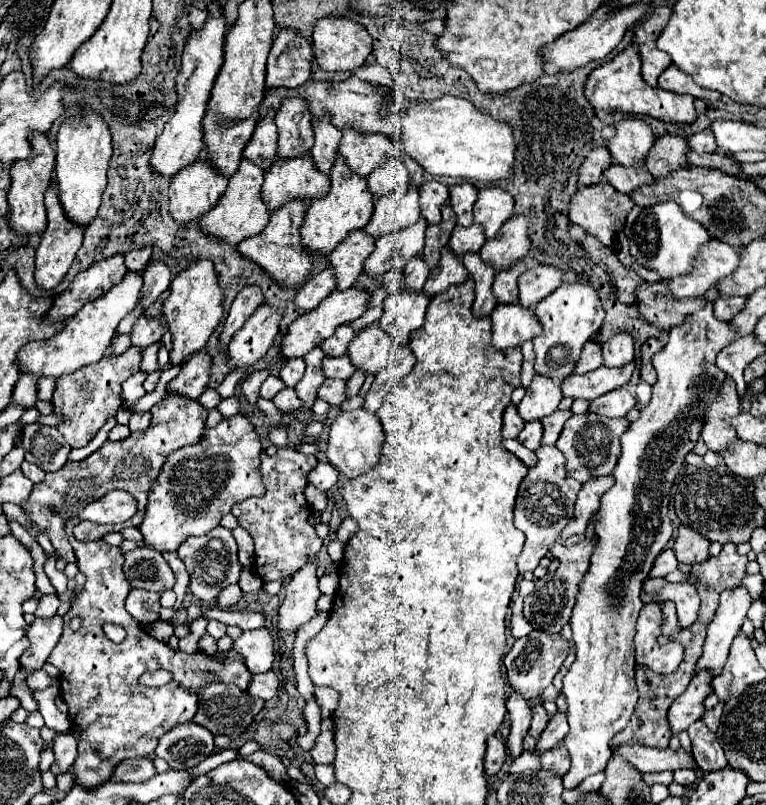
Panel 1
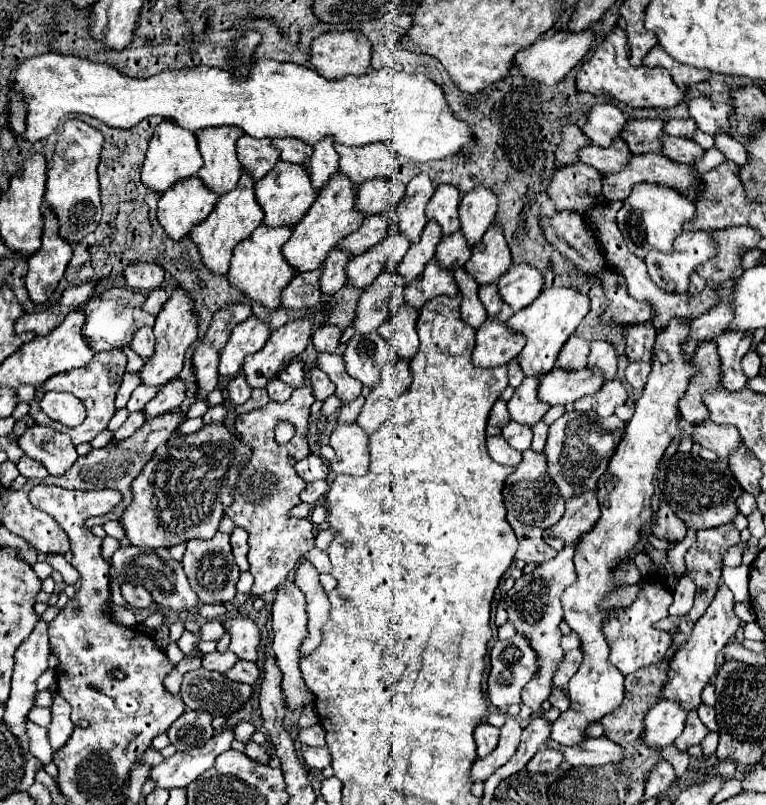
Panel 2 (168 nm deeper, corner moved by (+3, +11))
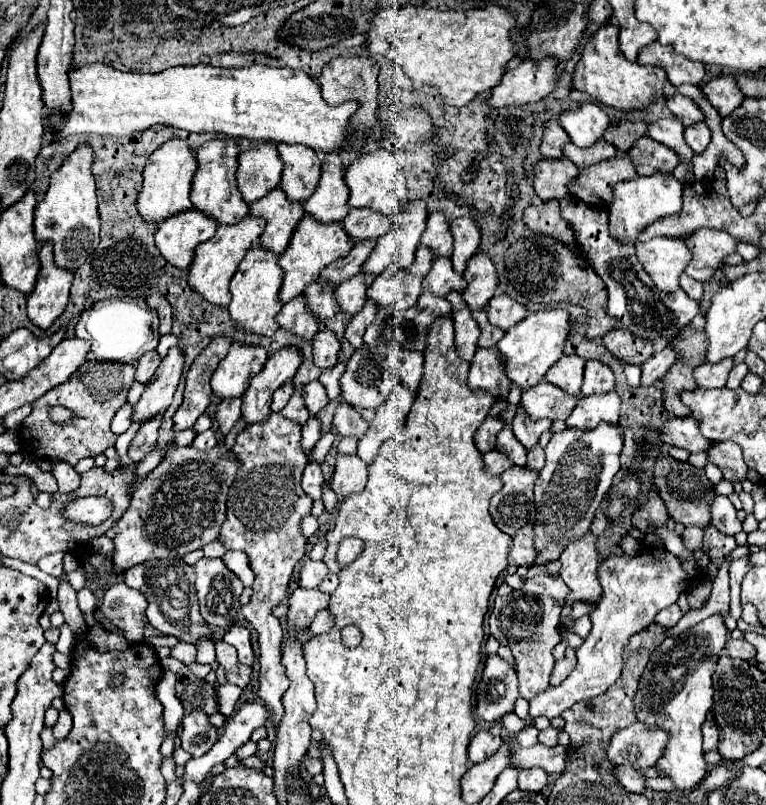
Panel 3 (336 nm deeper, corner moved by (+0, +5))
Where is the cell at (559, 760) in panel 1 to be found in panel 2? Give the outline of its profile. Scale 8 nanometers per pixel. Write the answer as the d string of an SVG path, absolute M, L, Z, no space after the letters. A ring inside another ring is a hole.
M540 747L538 753L526 765L526 769L532 771L532 773L552 773L552 771L556 771L560 767L562 761L564 761L564 755L558 749Z

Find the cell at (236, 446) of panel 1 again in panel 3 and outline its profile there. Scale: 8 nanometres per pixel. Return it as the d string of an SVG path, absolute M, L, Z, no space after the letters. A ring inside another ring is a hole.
M217 445L211 451L197 451L195 447L179 447L167 451L165 459L135 487L131 503L123 517L115 525L115 549L113 549L113 573L121 575L127 569L151 561L151 559L165 559L165 557L183 557L189 551L203 549L207 543L211 543L225 521L225 501L227 491L235 479L235 473L239 469L239 459L235 453L227 451L223 445Z

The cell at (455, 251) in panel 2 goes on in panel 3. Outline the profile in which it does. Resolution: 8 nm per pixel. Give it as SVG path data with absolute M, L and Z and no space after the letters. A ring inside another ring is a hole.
M437 257L431 271L423 279L423 289L439 297L445 297L451 291L463 291L463 287L467 287L463 275L455 275L455 269L447 257Z

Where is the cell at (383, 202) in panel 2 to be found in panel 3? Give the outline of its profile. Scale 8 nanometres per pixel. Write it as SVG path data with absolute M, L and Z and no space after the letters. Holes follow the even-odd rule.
M351 209L349 215L343 221L343 229L349 235L353 243L365 241L365 239L379 239L389 231L387 217L379 215L377 211L369 209Z

